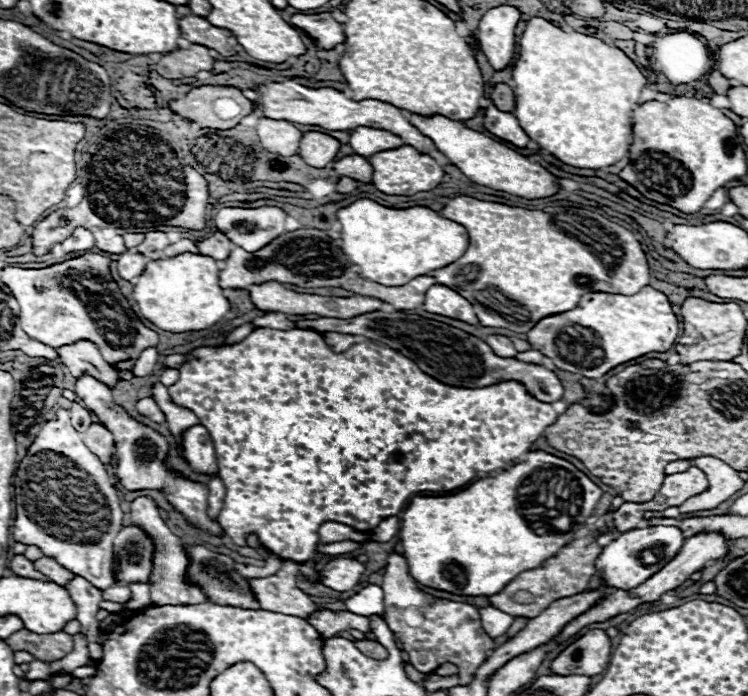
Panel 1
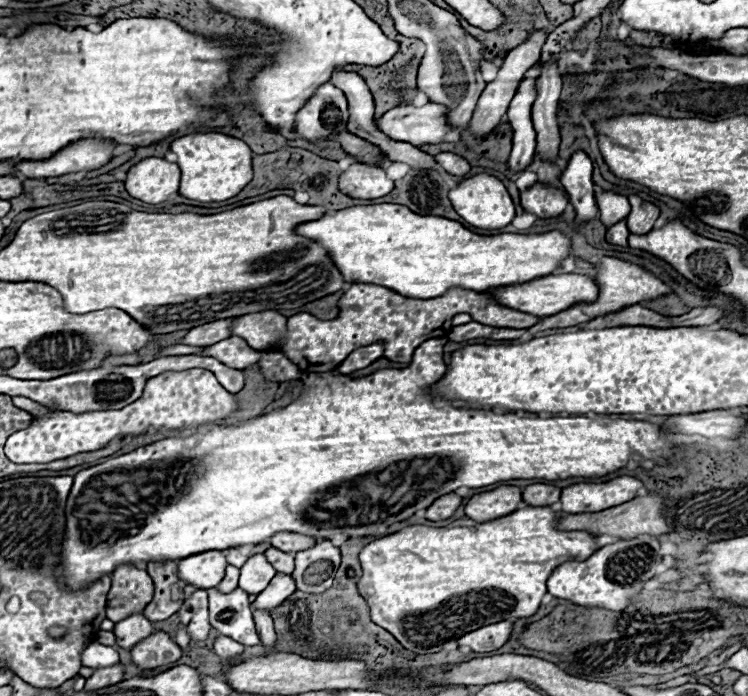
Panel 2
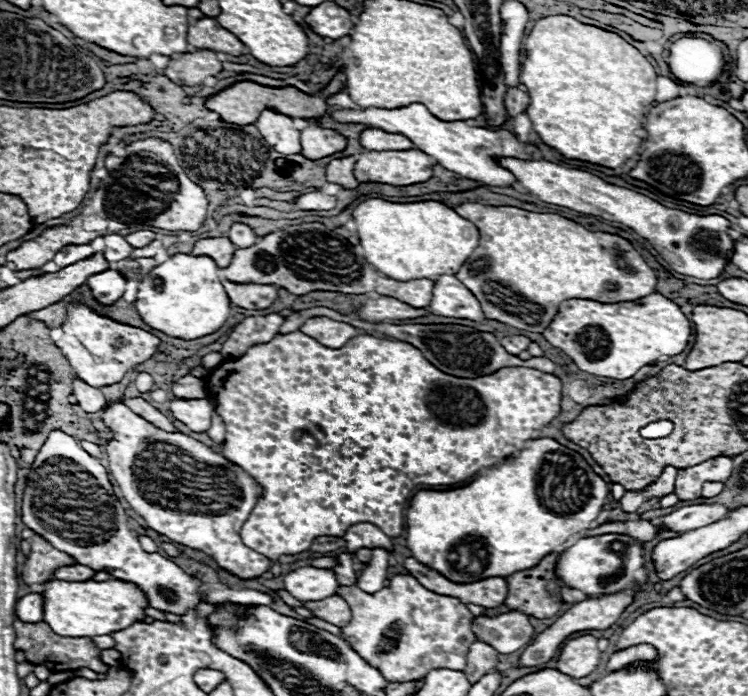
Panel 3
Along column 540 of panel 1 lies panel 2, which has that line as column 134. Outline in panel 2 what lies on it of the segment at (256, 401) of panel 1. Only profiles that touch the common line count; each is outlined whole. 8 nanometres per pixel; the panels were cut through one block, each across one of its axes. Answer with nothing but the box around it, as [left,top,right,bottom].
[6,368,238,464]

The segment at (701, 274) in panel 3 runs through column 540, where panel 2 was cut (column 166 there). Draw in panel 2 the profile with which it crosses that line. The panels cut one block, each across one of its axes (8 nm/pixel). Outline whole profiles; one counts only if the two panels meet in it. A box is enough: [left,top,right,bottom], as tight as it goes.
[126,158,180,204]

